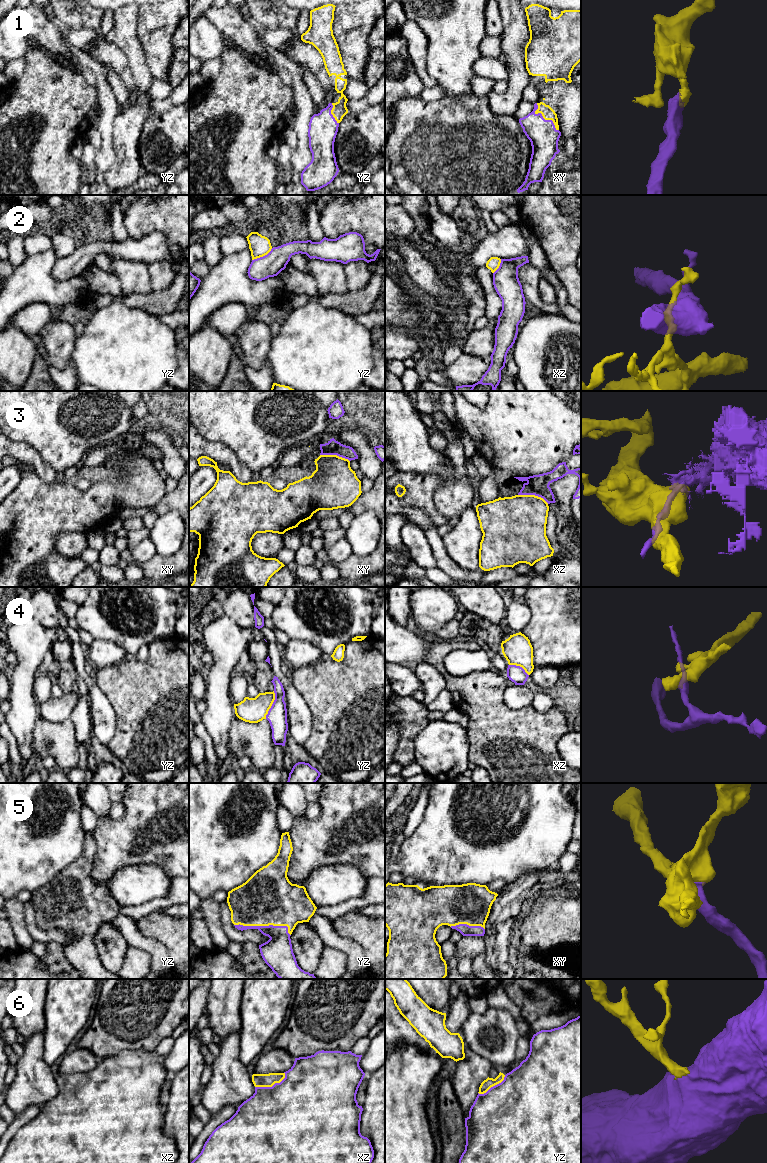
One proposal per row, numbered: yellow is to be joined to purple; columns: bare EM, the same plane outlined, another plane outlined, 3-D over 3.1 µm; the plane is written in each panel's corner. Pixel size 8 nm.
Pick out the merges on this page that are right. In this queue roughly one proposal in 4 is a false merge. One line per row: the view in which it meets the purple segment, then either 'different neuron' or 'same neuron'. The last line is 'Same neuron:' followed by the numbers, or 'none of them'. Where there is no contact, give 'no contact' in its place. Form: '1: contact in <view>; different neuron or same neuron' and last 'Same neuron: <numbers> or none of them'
1: contact in xy; same neuron
2: contact in yz; different neuron
3: contact in xz; different neuron
4: contact in yz; different neuron
5: contact in yz; same neuron
6: contact in xz; same neuron
Same neuron: 1, 5, 6

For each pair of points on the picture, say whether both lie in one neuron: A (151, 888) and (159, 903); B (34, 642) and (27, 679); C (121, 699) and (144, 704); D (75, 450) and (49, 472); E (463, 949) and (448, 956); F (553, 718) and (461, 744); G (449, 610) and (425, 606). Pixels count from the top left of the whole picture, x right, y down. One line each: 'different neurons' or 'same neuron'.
A: different neurons
B: same neuron
C: same neuron
D: different neurons
E: different neurons
F: different neurons
G: same neuron

